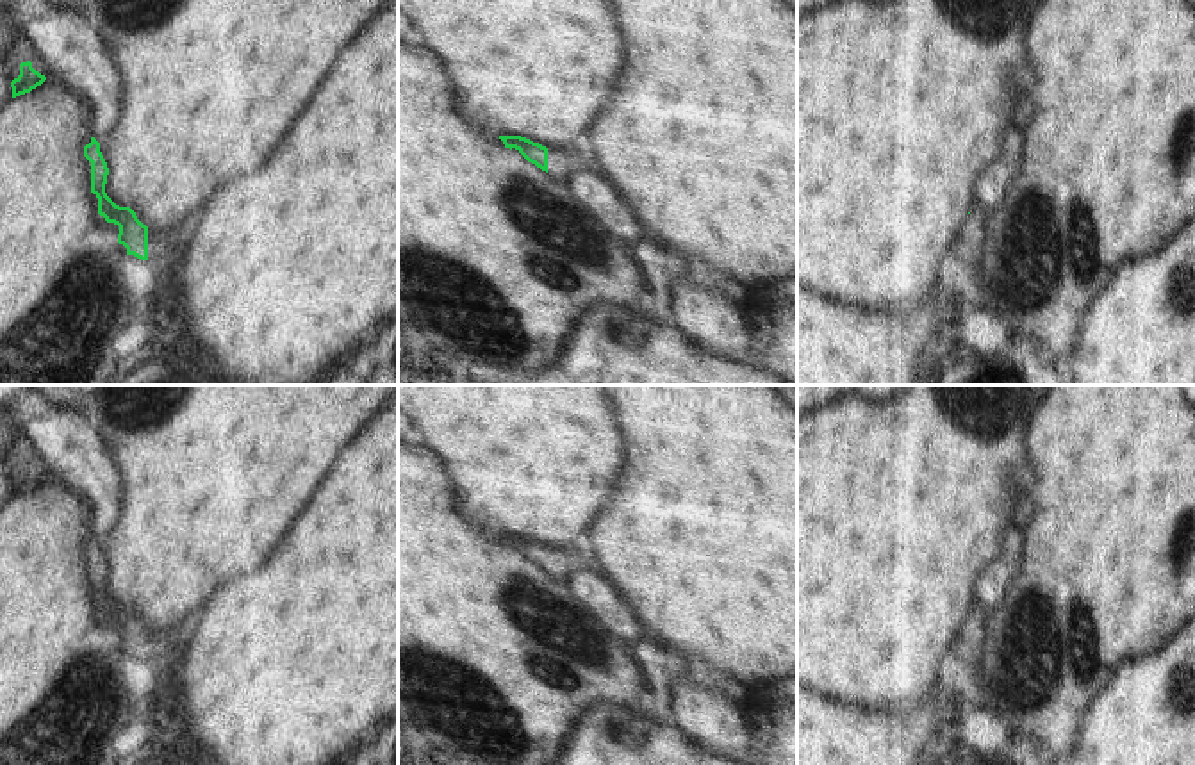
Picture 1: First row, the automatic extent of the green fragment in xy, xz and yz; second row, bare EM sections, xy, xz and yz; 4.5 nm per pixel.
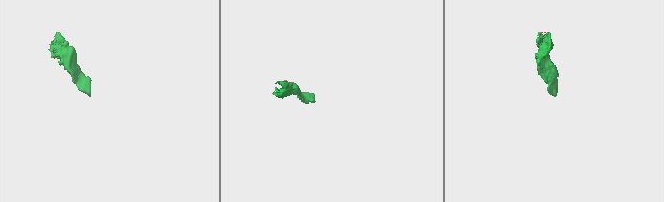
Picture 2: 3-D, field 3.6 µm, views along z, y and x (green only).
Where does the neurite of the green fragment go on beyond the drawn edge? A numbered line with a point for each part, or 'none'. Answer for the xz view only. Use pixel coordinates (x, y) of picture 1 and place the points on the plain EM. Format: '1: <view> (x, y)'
1: xz (560, 562)

